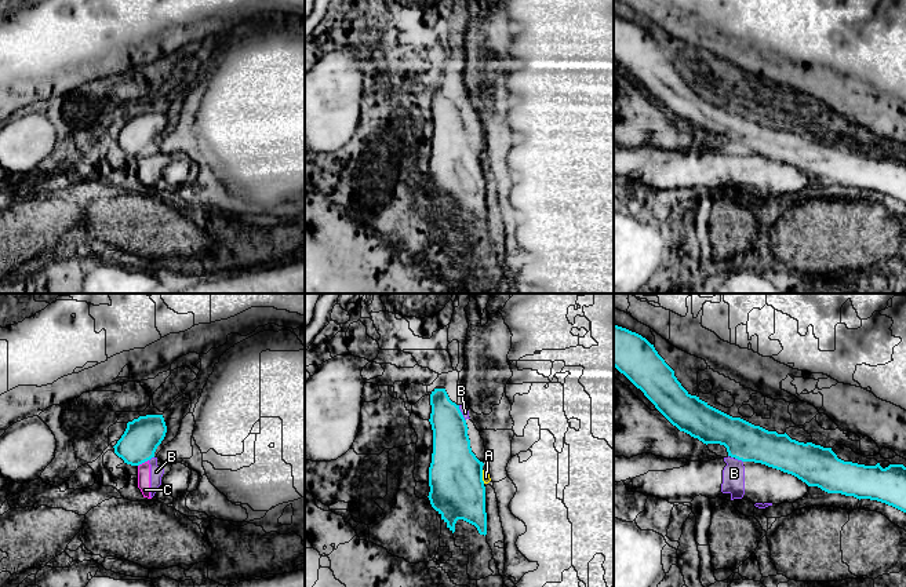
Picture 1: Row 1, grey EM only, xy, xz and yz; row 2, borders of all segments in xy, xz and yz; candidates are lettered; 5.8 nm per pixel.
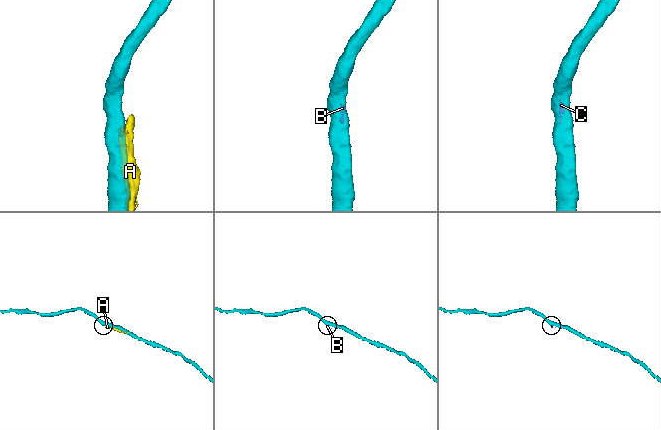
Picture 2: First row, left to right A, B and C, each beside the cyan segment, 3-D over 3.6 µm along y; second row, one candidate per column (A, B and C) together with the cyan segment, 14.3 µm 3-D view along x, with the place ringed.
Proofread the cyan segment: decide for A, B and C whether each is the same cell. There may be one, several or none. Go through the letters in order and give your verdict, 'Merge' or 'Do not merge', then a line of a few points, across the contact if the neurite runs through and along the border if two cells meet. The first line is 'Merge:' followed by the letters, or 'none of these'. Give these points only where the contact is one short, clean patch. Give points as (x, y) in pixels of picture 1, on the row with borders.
Merge: none of these
A: Do not merge
B: Do not merge. Line: yz (735, 458), (742, 462)
C: Do not merge. Line: xy (148, 459), (138, 466)

